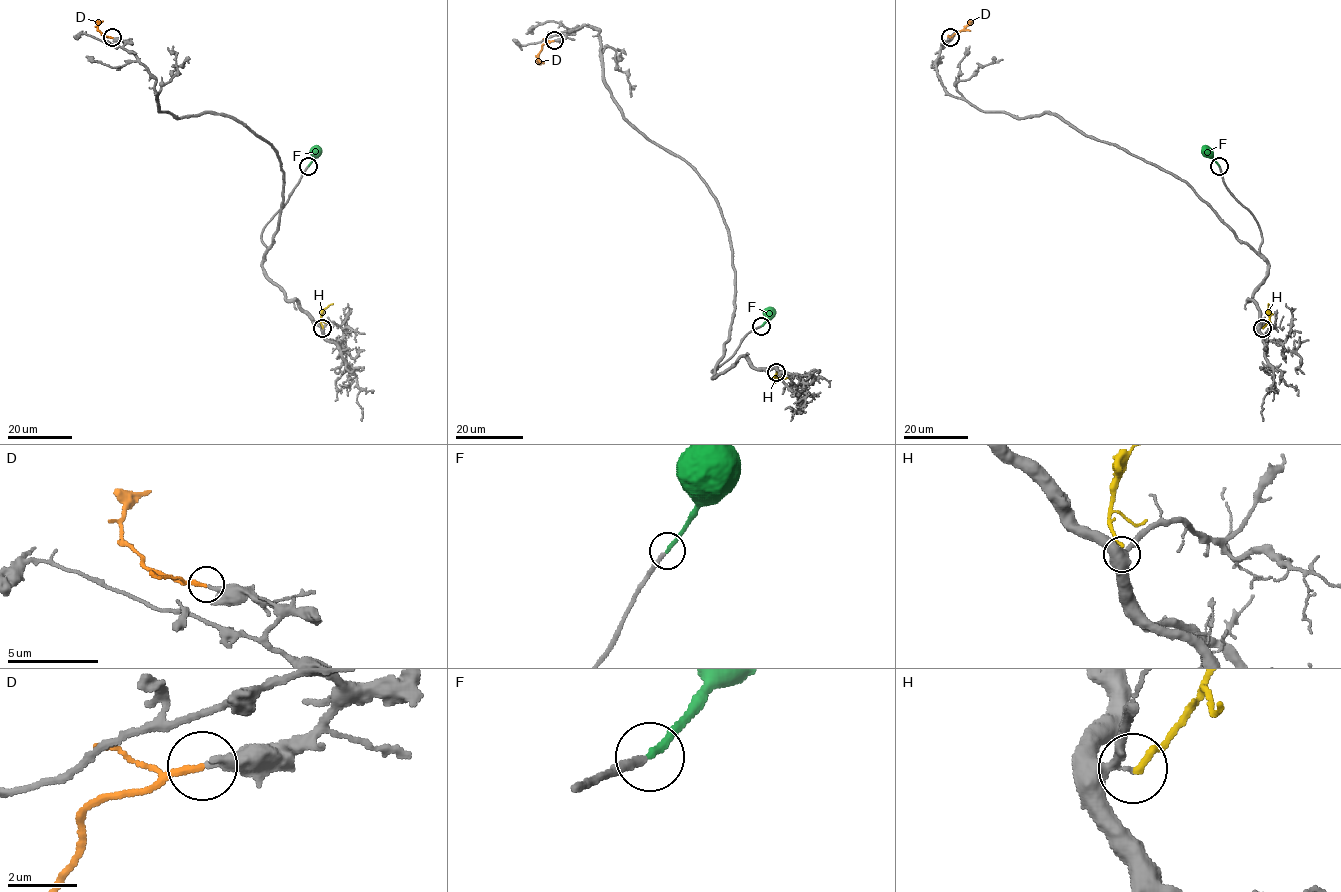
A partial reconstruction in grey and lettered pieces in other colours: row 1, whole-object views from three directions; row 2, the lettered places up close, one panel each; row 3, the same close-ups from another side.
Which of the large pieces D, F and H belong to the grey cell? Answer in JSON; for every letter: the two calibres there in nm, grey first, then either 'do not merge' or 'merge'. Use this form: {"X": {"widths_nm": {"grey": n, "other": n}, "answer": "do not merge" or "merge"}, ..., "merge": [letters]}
{"D": {"widths_nm": {"grey": 280, "other": 200}, "answer": "merge"}, "F": {"widths_nm": {"grey": 240, "other": 220}, "answer": "merge"}, "H": {"widths_nm": {"grey": 200, "other": 180}, "answer": "do not merge"}, "merge": ["D", "F"]}

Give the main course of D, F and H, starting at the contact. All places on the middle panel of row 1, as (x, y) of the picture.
D: (553, 40), (544, 44), (538, 55), (538, 60), (543, 63)
F: (762, 326), (771, 309)
H: (776, 371), (774, 379), (787, 377)

